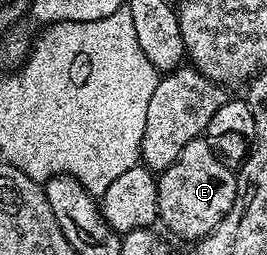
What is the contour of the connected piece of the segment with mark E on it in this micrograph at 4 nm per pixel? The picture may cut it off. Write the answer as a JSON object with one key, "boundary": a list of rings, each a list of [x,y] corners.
{"boundary":[[[204,137],[190,141],[190,145],[178,153],[178,161],[159,172],[156,180],[159,222],[164,222],[165,232],[173,231],[180,239],[205,239],[222,221],[222,217],[230,213],[230,205],[234,205],[236,171],[220,163],[215,149],[207,141]]]}

